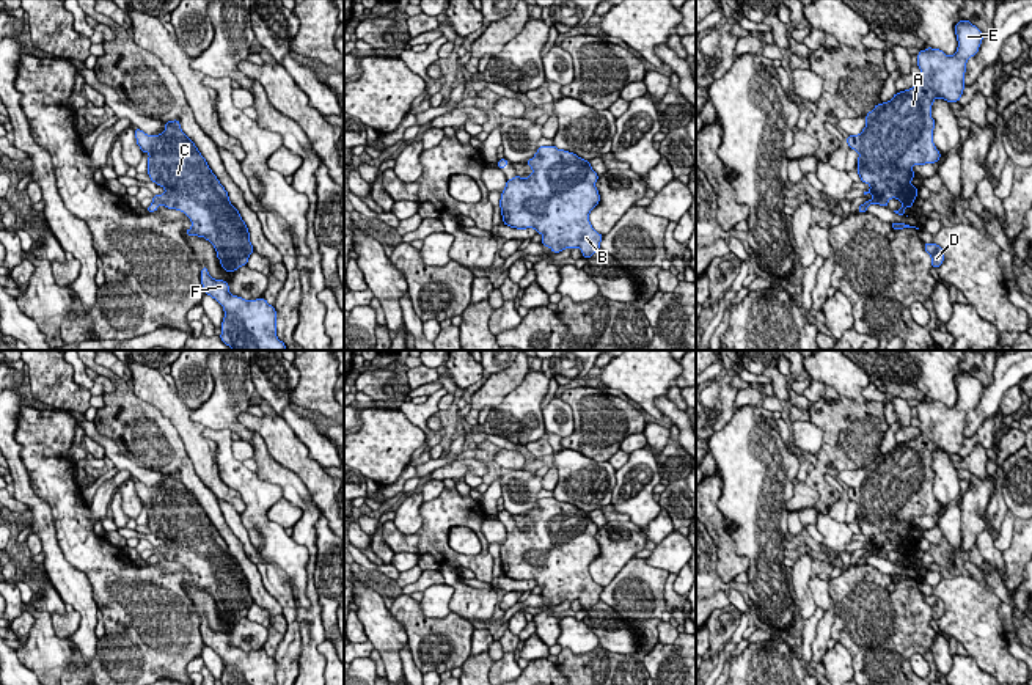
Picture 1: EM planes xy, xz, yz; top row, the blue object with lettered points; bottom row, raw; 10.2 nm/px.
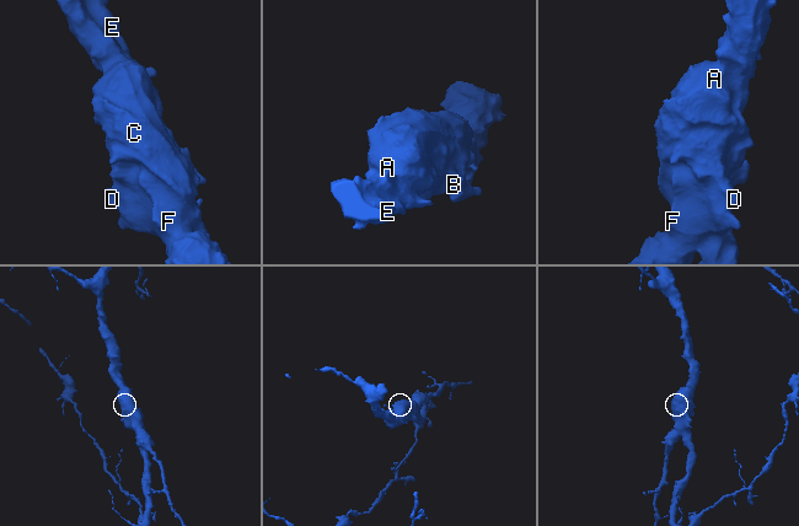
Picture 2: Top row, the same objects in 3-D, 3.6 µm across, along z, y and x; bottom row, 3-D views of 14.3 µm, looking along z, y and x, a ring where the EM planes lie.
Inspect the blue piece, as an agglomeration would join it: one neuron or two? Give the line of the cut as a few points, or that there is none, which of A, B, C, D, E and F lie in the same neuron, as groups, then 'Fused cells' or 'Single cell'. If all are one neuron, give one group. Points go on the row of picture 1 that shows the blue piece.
No split. Groups: A B C D E F. Single cell

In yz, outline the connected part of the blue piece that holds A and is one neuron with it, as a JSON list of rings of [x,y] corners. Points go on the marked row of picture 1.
[[[961,19],[955,25],[958,41],[957,52],[949,57],[939,49],[927,47],[917,53],[917,66],[920,69],[920,83],[909,90],[895,93],[887,102],[876,104],[872,112],[865,115],[865,127],[859,135],[848,135],[848,148],[855,149],[858,157],[858,174],[861,182],[870,185],[869,192],[873,198],[867,200],[858,207],[858,212],[867,212],[869,204],[880,204],[887,207],[887,201],[897,198],[902,209],[894,211],[898,215],[906,215],[905,209],[914,206],[917,187],[911,185],[914,178],[913,167],[936,163],[941,152],[933,143],[935,119],[931,118],[933,101],[941,97],[944,101],[958,102],[964,86],[966,61],[979,52],[983,33],[969,20]]]

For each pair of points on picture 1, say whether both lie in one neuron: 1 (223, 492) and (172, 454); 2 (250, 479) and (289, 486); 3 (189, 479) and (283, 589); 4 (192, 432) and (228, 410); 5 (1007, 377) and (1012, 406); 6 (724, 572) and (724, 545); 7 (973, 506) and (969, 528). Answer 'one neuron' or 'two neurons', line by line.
1: two neurons
2: two neurons
3: two neurons
4: two neurons
5: two neurons
6: one neuron
7: one neuron

